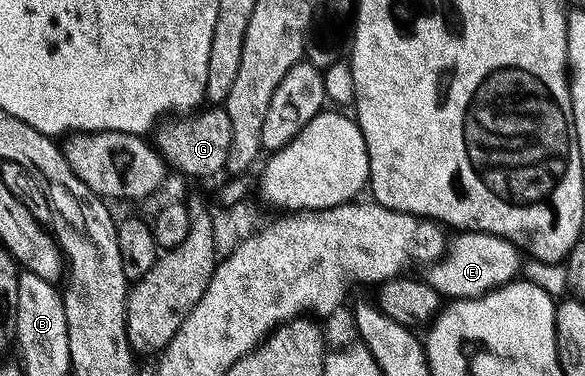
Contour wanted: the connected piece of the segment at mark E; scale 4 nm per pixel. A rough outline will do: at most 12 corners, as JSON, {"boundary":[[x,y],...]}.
{"boundary":[[461,232],[427,281],[445,300],[482,298],[518,281],[522,251]]}

